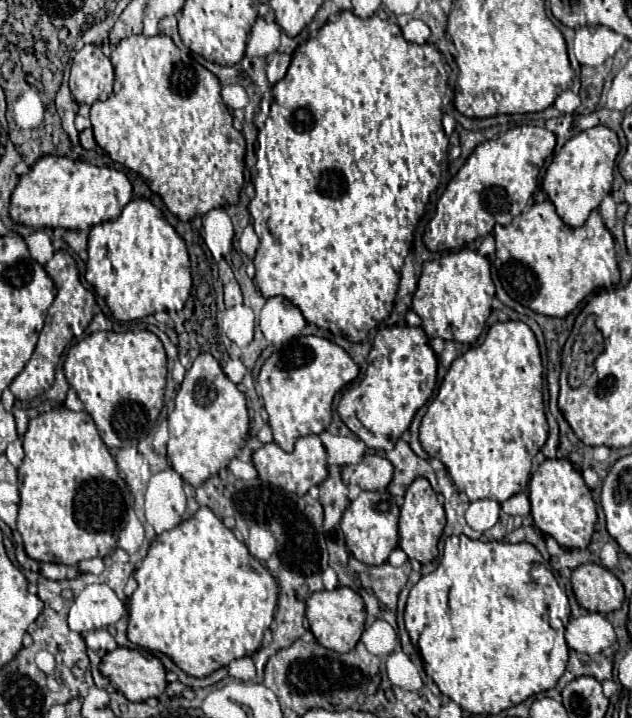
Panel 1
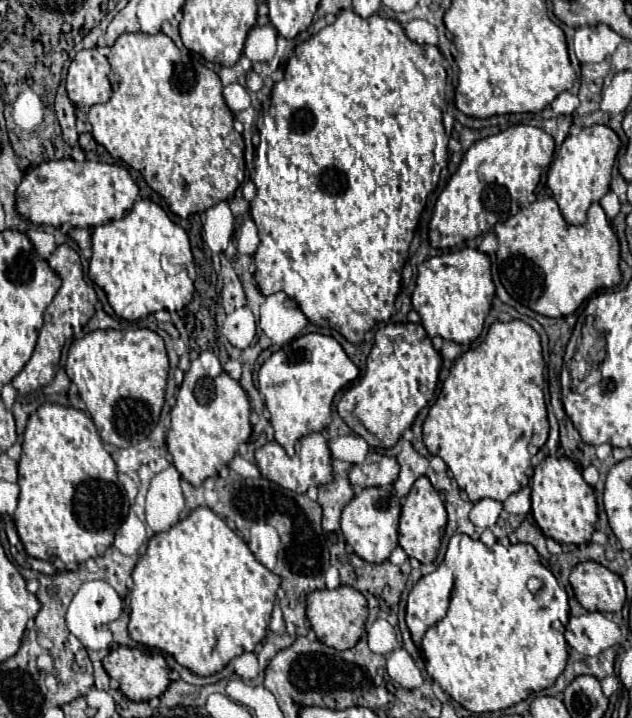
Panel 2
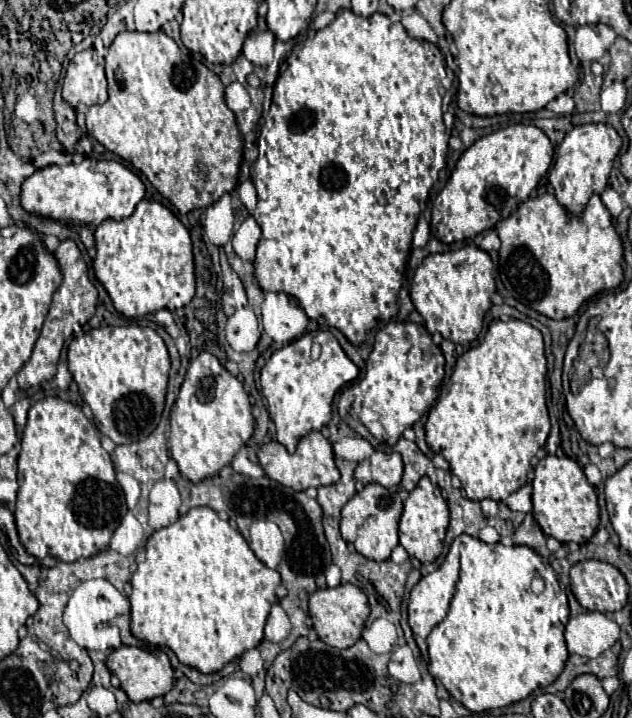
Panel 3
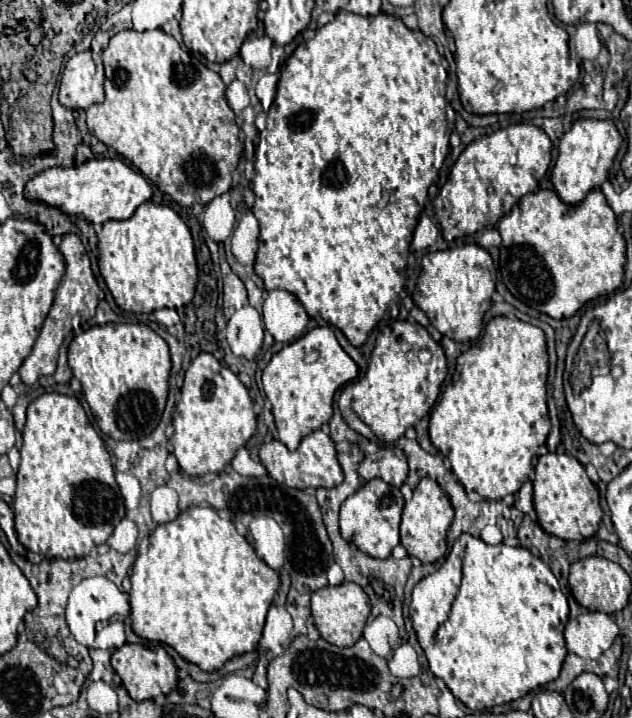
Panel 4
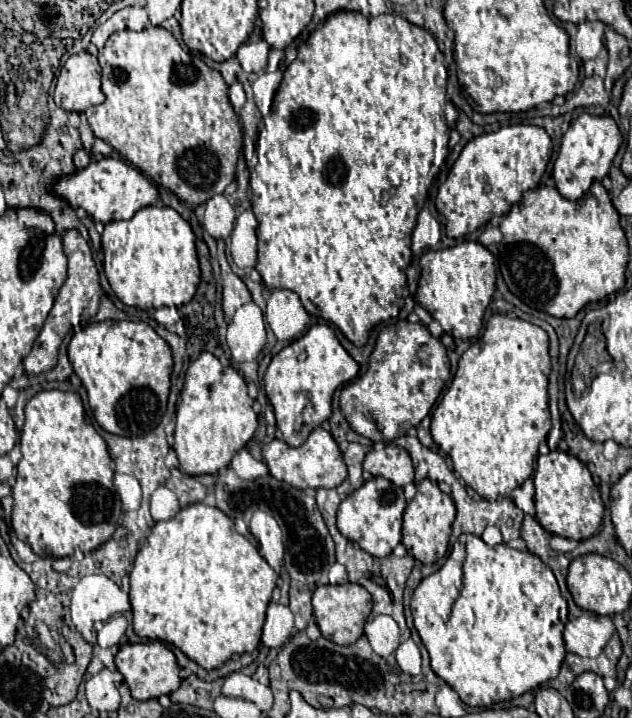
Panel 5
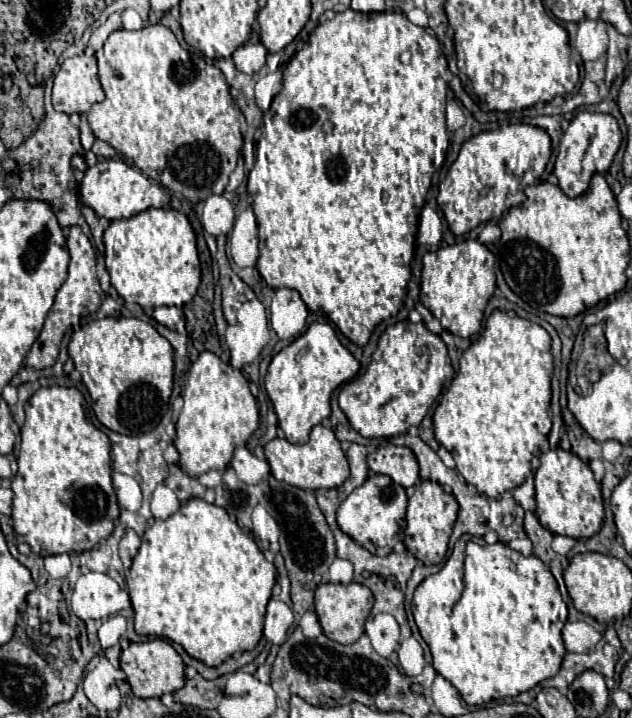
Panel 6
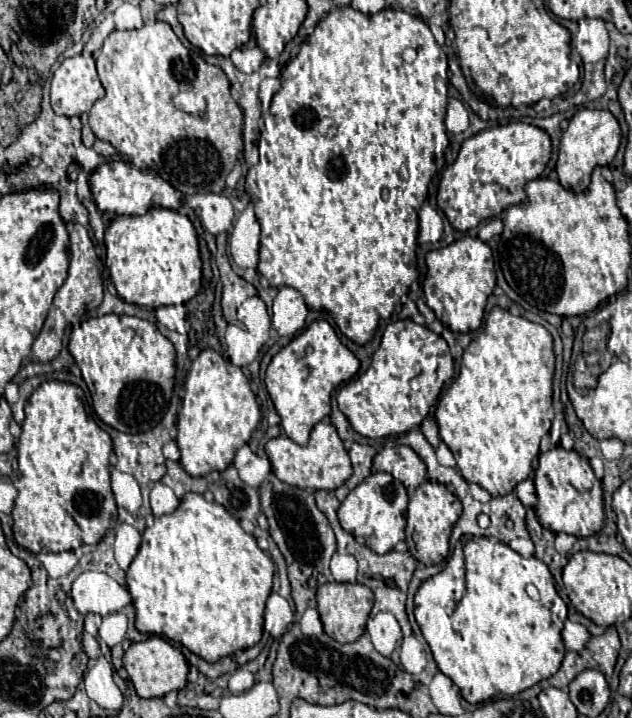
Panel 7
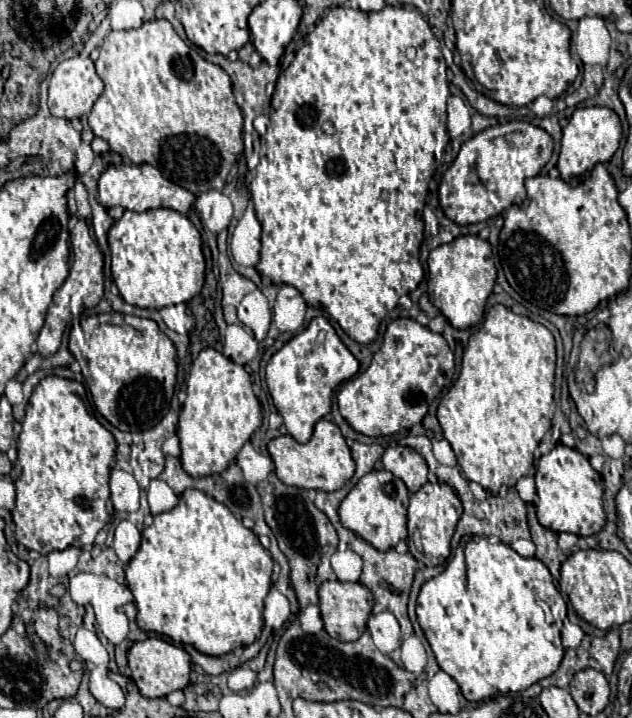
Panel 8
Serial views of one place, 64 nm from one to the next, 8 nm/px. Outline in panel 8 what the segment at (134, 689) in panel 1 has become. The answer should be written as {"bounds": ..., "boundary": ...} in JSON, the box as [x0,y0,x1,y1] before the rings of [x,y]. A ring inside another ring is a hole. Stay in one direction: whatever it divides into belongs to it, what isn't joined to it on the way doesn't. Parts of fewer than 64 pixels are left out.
{"bounds":[128,638,192,698],"boundary":[[[146,638],[142,642],[136,642],[128,650],[128,668],[132,672],[132,680],[136,682],[138,690],[146,698],[162,698],[170,694],[172,690],[182,690],[188,686],[188,676],[192,670],[190,658],[184,652],[184,648],[174,646],[162,638]]]}

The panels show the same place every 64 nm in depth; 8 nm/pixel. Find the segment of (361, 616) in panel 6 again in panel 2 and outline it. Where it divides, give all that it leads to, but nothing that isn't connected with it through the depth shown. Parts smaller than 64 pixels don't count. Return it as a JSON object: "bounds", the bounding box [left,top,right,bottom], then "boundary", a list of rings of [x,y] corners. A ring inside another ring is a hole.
{"bounds":[308,586,368,650],"boundary":[[[338,586],[336,590],[316,590],[308,596],[308,620],[312,624],[312,630],[316,632],[316,638],[334,648],[334,650],[348,650],[356,646],[364,632],[364,622],[368,618],[368,606],[366,598],[354,590],[352,586]]]}

